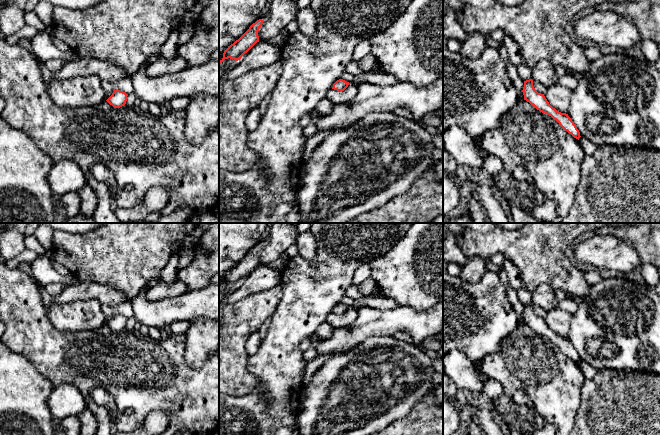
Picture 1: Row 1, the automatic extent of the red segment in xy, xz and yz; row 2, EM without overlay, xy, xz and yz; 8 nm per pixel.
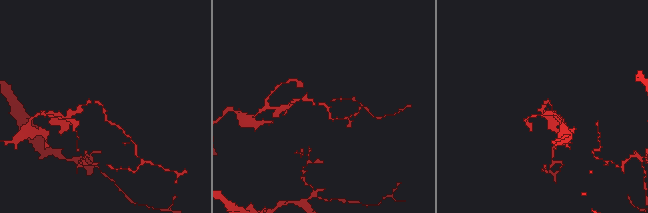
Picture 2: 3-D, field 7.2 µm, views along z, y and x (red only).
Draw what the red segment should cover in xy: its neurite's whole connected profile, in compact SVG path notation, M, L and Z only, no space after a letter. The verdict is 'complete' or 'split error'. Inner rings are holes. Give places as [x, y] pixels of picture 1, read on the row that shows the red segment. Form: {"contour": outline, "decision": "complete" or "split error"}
{"contour": "M114 90L112 95L106 100L110 105L115 108L120 108L126 104L127 94L120 90Z", "decision": "complete"}

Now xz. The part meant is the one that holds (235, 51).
{"contour": "M259 19L253 23L249 29L233 44L231 44L223 53L223 58L219 60L219 65L225 59L240 60L257 42L259 42L258 31L262 26L263 20Z", "decision": "complete"}

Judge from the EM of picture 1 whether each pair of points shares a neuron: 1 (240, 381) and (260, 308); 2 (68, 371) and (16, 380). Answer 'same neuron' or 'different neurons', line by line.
1: same neuron
2: different neurons

